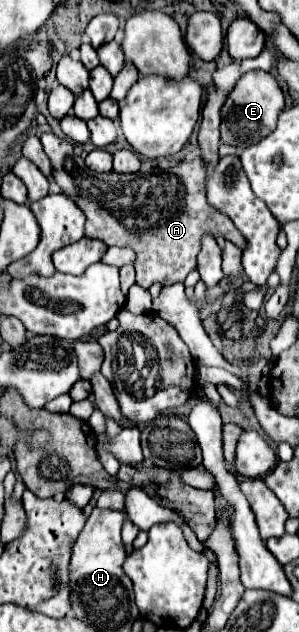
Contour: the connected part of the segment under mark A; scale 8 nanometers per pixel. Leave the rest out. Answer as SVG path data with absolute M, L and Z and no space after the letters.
M52 132L42 134L42 146L52 162L52 176L54 182L62 188L62 194L66 194L70 200L76 202L76 206L86 214L86 236L102 240L108 246L126 246L136 252L136 284L142 288L150 288L152 284L170 286L176 282L184 282L184 278L196 270L196 256L202 246L202 236L222 236L230 242L234 242L238 248L242 248L242 234L230 224L228 216L222 216L222 212L214 212L206 204L206 164L200 156L196 156L190 162L178 162L170 166L168 170L158 168L154 160L142 160L140 172L134 174L94 174L86 168L84 160L74 156L74 146L68 140L62 140L54 136Z

